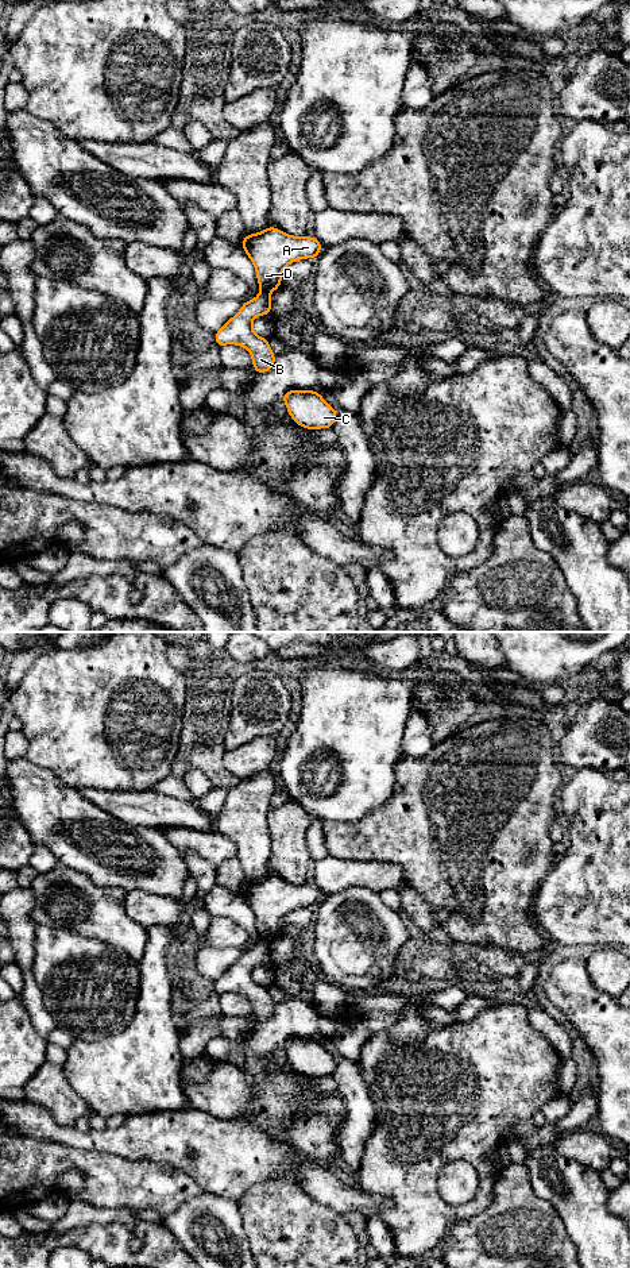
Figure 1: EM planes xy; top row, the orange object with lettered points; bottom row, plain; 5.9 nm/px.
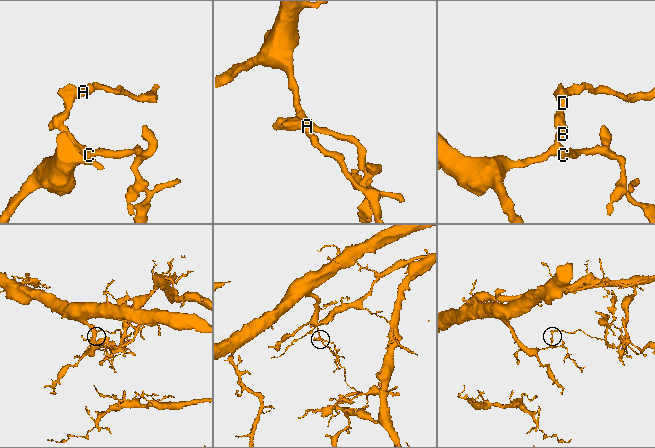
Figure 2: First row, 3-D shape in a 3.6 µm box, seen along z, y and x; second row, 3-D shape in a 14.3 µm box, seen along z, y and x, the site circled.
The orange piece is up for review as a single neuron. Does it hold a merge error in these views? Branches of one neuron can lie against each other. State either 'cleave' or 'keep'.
cleave

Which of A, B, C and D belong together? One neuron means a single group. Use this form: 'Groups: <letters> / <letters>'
Groups: A D / B C

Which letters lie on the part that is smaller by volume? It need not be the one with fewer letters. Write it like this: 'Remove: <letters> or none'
Remove: A, D

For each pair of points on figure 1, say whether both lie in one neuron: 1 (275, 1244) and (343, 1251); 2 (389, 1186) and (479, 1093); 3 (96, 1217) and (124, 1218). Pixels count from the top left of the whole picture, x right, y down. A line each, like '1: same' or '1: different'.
1: same
2: same
3: same

